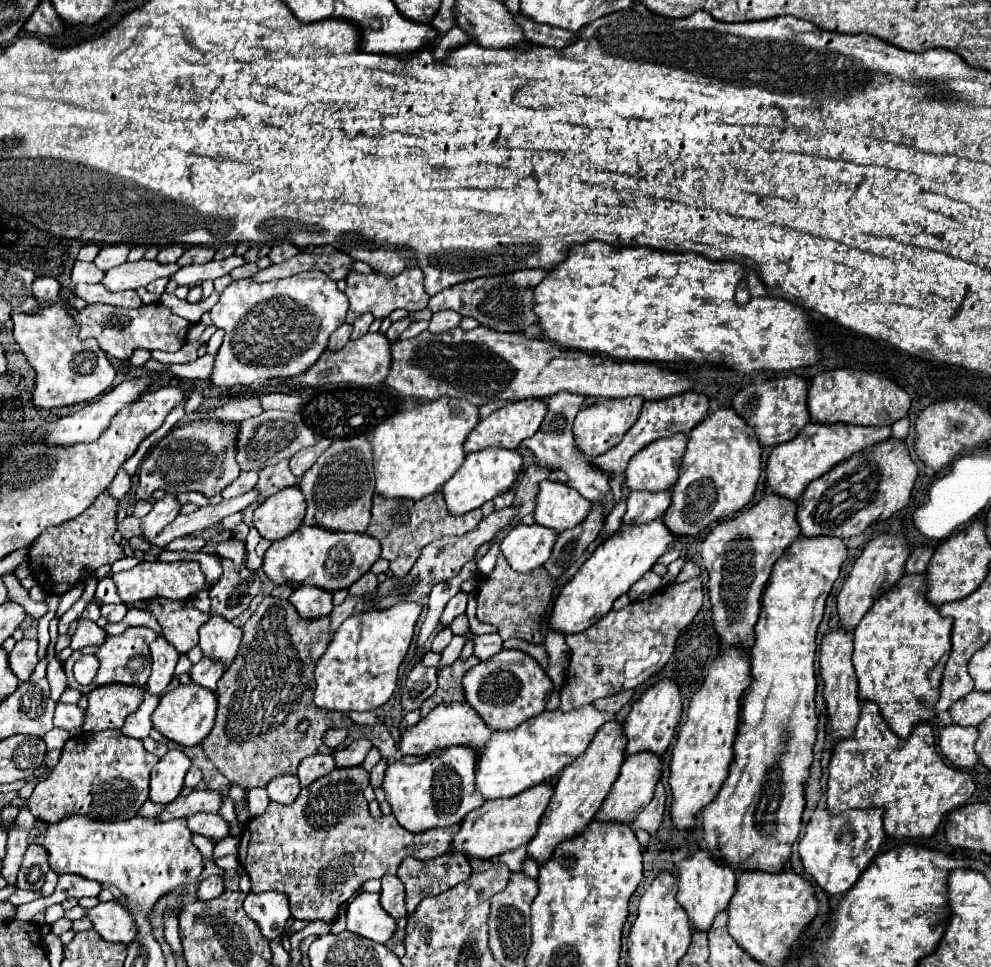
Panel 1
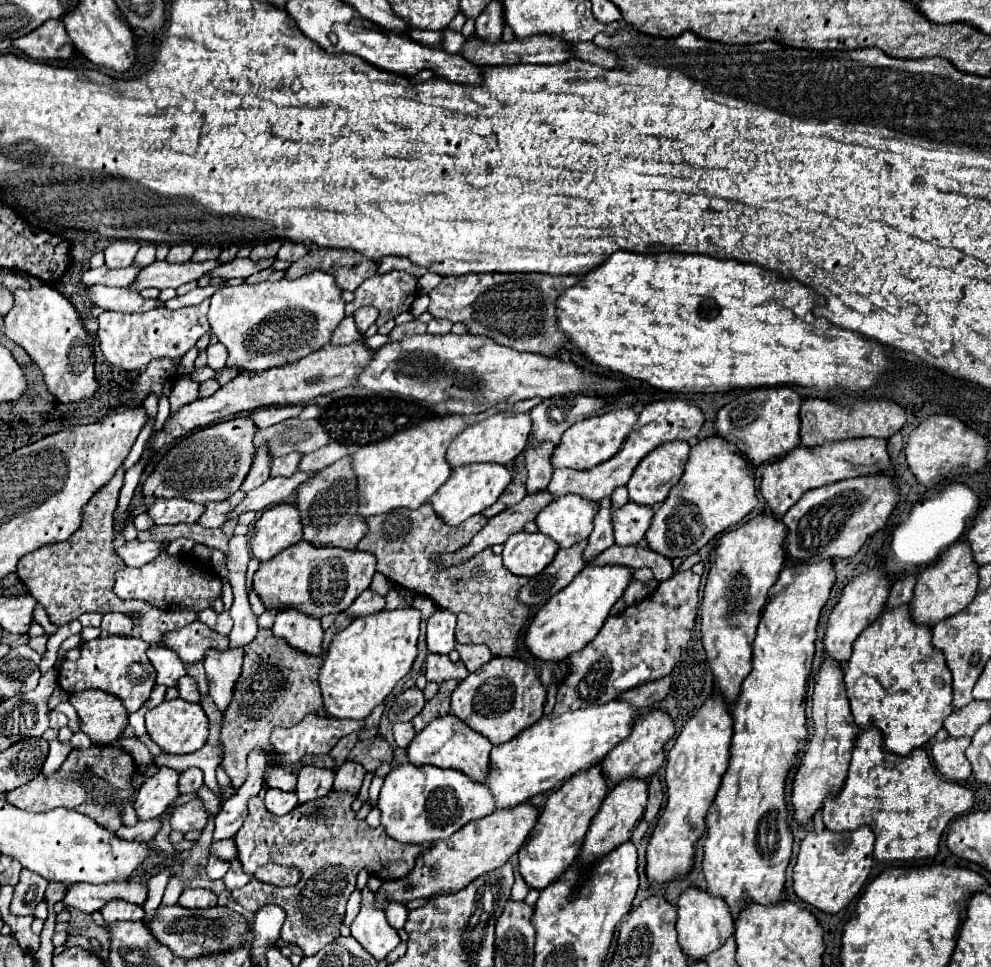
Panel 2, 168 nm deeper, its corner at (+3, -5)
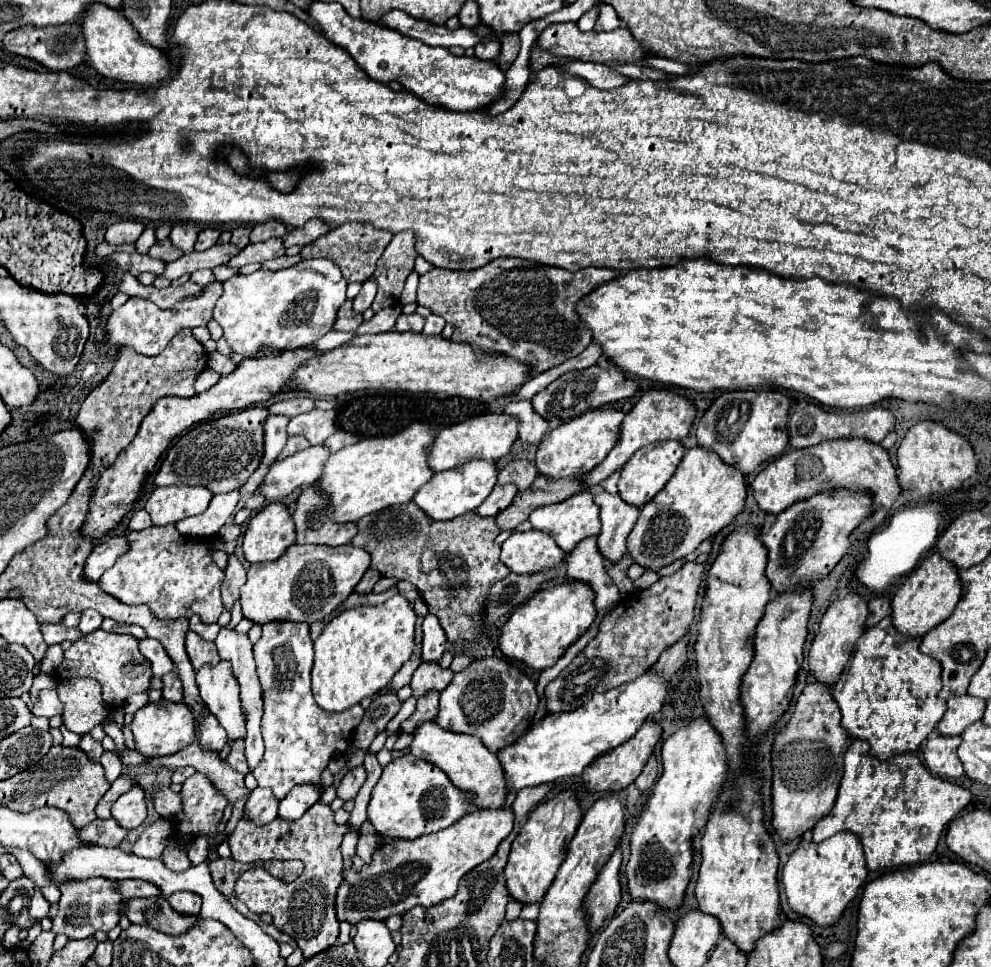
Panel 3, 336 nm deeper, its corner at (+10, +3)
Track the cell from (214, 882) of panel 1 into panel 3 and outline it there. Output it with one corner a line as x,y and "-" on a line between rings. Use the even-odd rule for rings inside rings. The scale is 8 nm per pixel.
175,892
171,894
169,898
169,906
183,914
183,916
199,916
199,910
201,910
201,898
193,892

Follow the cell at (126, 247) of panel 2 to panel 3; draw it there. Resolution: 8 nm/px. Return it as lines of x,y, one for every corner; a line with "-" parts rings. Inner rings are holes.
125,218
123,222
115,222
107,228
105,240
109,244
135,244
143,230
145,230
145,224
141,220

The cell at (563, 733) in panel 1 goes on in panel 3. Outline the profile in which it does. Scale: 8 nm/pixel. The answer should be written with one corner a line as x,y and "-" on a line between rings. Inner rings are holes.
647,672
603,694
595,694
587,704
573,712
547,714
515,744
497,752
497,758
505,770
507,788
521,790
527,786
555,782
565,776
579,776
597,756
635,736
639,726
663,708
667,690
669,682
665,678

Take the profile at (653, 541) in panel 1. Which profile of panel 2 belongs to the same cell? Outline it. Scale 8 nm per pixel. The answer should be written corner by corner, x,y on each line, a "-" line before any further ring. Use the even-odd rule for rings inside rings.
600,566
584,568
574,580
554,594
534,616
526,634
528,650
542,660
564,660
568,654
586,646
602,628
610,614
610,608
622,598
628,584
634,580
634,568
630,566

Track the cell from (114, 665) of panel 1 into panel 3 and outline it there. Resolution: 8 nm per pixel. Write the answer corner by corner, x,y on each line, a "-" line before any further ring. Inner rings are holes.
95,630
71,644
71,648
65,652
65,660
55,672
55,678
57,680
69,680
69,678
81,678
81,676
95,678
103,688
103,700
111,708
119,708
131,694
147,692
153,676
149,662
145,662
145,656
139,654
137,646
139,642
133,636
-
93,674
99,674
99,676
93,676

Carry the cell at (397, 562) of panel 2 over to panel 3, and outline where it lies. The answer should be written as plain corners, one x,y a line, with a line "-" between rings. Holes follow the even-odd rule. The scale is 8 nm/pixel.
407,502
361,518
361,522
357,522
357,528
359,532
353,538
353,546
365,548
371,554
371,568
379,570
383,576
415,584
421,592
421,598
429,606
429,612
441,620
441,626
449,642
477,640
485,634
483,628
485,596
489,594
493,582
499,582
501,578
505,578
505,574
509,574
507,566
500,560
501,546
495,544
495,538
499,534
495,518
481,518
475,512
469,512
447,522
435,522
419,506
415,506
415,502

